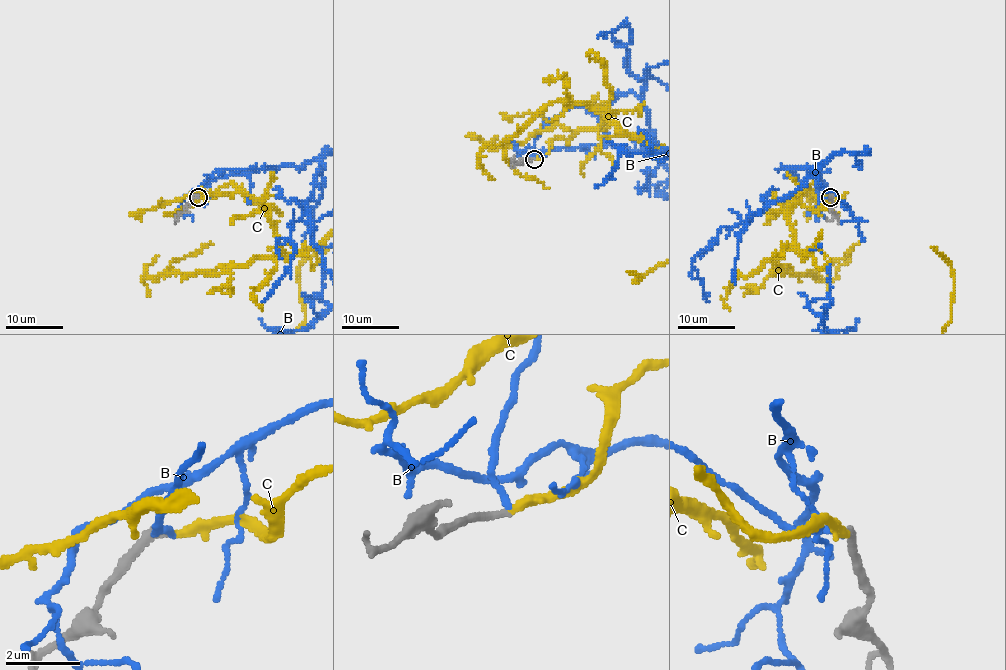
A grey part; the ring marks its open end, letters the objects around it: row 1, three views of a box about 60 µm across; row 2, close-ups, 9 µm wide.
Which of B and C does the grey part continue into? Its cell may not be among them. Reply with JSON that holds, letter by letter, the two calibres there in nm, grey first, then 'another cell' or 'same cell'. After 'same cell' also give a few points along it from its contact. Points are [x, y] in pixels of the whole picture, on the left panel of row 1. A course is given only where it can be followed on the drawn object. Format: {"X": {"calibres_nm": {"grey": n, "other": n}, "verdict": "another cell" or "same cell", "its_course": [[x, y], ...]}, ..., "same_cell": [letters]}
{"B": {"calibres_nm": {"grey": 240, "other": 170}, "verdict": "another cell"}, "C": {"calibres_nm": {"grey": 240, "other": 240}, "verdict": "same cell"}, "same_cell": ["C"]}

